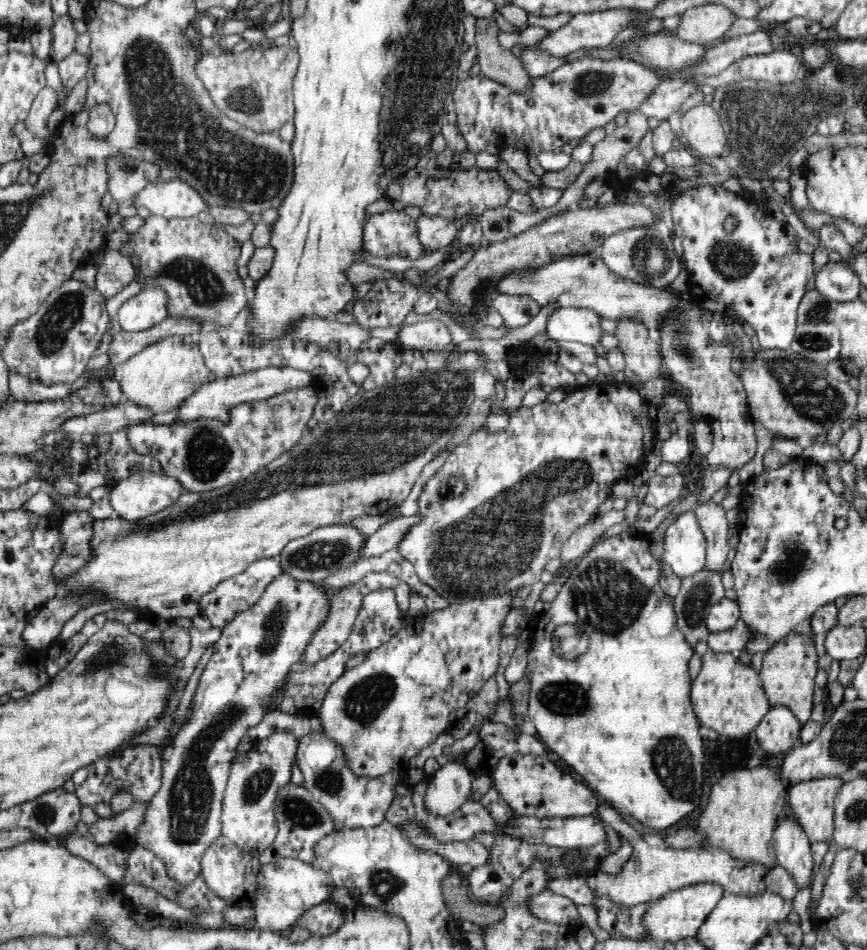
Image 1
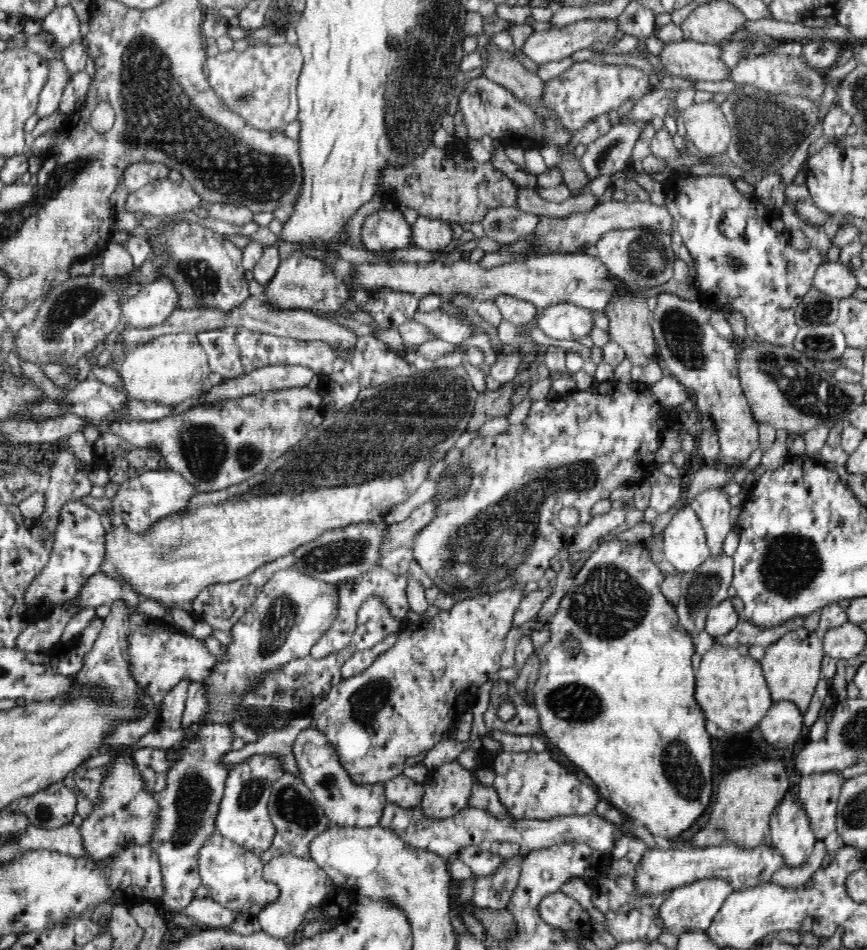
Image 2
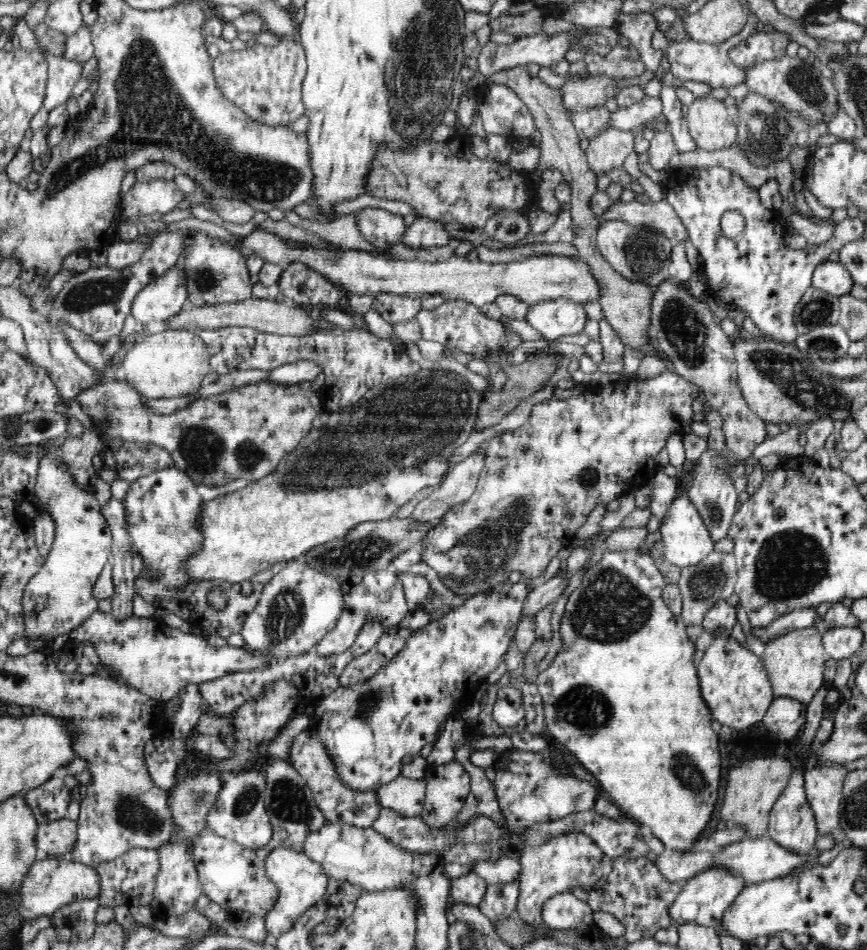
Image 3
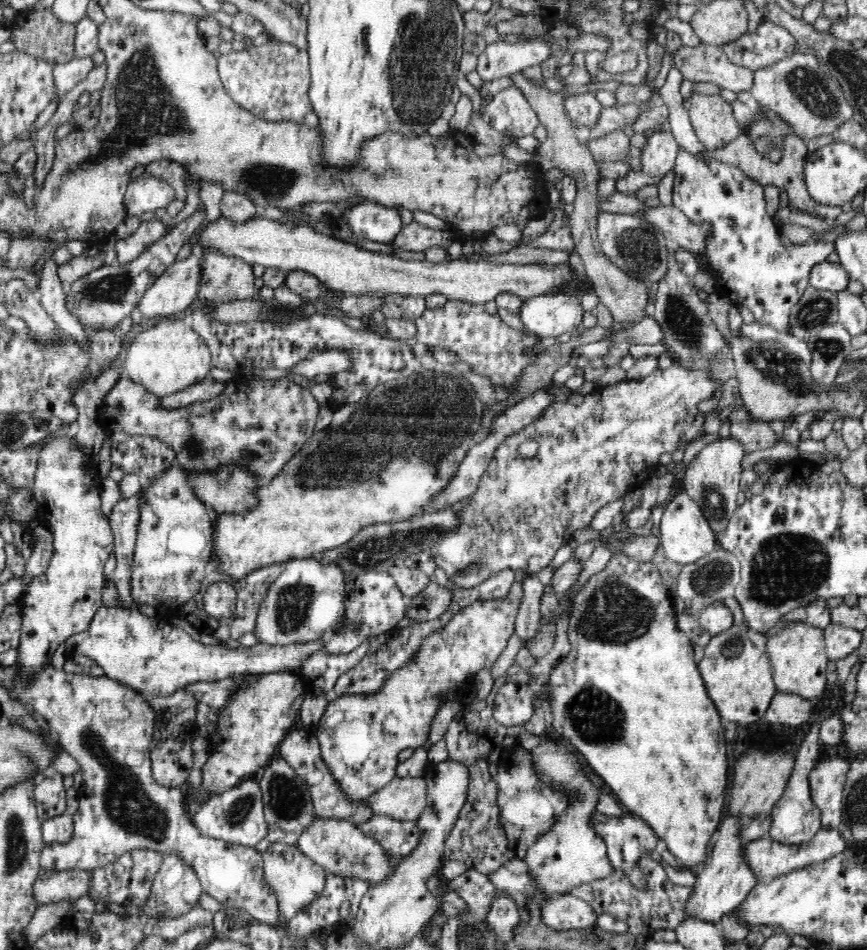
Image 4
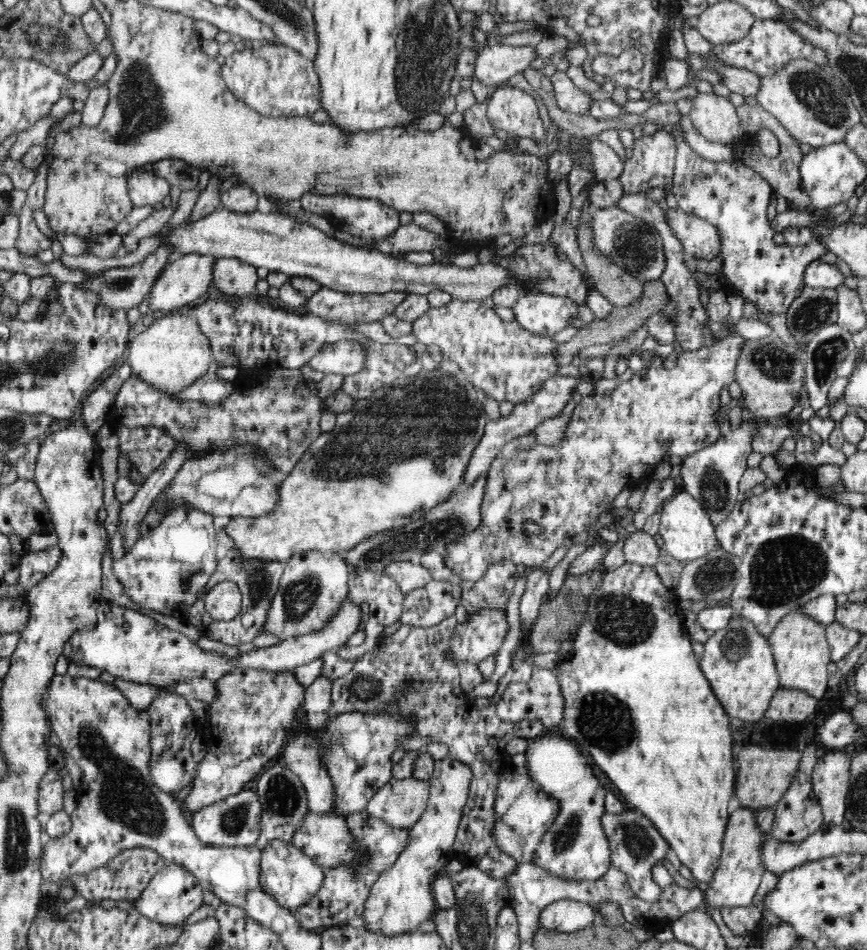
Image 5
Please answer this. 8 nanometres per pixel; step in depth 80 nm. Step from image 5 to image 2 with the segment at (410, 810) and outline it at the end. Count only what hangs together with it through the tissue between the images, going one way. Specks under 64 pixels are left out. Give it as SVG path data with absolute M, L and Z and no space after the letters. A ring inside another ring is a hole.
M399 775L385 782L383 796L386 798L386 802L394 803L403 810L414 810L420 806L424 792L424 783L418 783L405 775Z

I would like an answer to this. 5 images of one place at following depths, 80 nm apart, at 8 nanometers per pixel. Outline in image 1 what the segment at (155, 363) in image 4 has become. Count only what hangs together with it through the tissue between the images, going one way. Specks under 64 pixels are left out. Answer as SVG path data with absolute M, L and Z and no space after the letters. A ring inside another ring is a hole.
M172 335L160 338L126 360L120 383L123 395L136 406L147 408L153 414L170 412L207 383L210 371L206 368L196 336Z

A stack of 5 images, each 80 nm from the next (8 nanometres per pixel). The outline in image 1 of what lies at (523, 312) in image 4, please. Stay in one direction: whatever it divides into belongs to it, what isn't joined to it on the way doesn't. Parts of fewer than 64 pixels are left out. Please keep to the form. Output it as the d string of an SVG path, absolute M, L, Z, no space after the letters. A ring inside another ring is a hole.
M558 307L548 317L546 334L550 340L581 342L598 346L602 340L601 317L588 308Z

